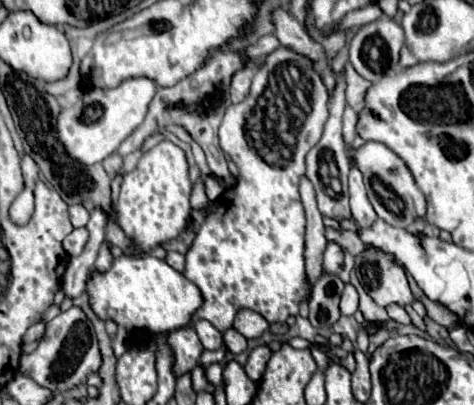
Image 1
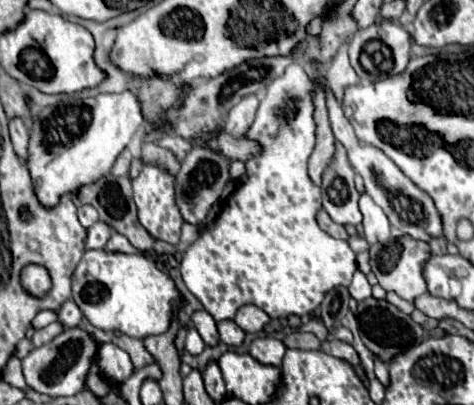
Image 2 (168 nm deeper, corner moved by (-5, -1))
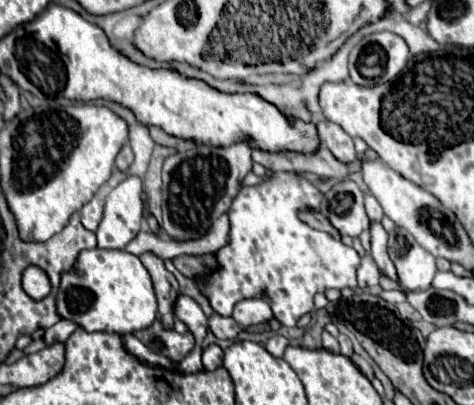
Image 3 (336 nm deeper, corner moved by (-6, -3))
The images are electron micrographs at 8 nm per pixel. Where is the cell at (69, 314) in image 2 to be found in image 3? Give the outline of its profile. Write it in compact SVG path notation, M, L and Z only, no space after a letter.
M60 319L56 325L52 325L52 327L46 329L46 333L44 333L44 341L46 341L48 345L58 343L58 341L66 341L76 329L78 329L78 325L72 323L70 319Z

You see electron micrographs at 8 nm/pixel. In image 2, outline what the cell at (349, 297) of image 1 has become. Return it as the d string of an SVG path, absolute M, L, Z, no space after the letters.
M359 269L355 271L355 275L353 275L353 279L351 279L349 293L351 293L351 295L357 299L357 301L371 297L371 285L369 285L367 277L365 277L365 275L363 275Z

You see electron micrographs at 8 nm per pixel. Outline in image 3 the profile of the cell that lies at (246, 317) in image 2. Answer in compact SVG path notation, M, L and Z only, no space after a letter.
M244 299L244 301L236 303L232 319L240 327L250 327L250 325L270 321L272 319L272 309L270 309L270 303L266 299Z

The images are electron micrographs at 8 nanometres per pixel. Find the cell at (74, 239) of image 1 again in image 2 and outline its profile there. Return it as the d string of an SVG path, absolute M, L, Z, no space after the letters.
M97 221L93 227L87 229L87 249L103 249L105 243L109 241L113 229L105 221Z

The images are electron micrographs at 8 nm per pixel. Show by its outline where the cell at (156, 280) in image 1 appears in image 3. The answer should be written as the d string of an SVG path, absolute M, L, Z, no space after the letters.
M122 249L82 251L72 271L62 275L56 307L60 317L72 319L90 333L134 333L156 321L156 295L150 273L136 255Z

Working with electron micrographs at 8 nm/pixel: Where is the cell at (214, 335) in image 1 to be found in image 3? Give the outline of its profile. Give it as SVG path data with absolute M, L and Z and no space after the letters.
M180 295L180 299L176 301L176 317L186 323L186 327L194 335L196 343L200 345L208 333L208 317L198 307L198 303L186 295Z

